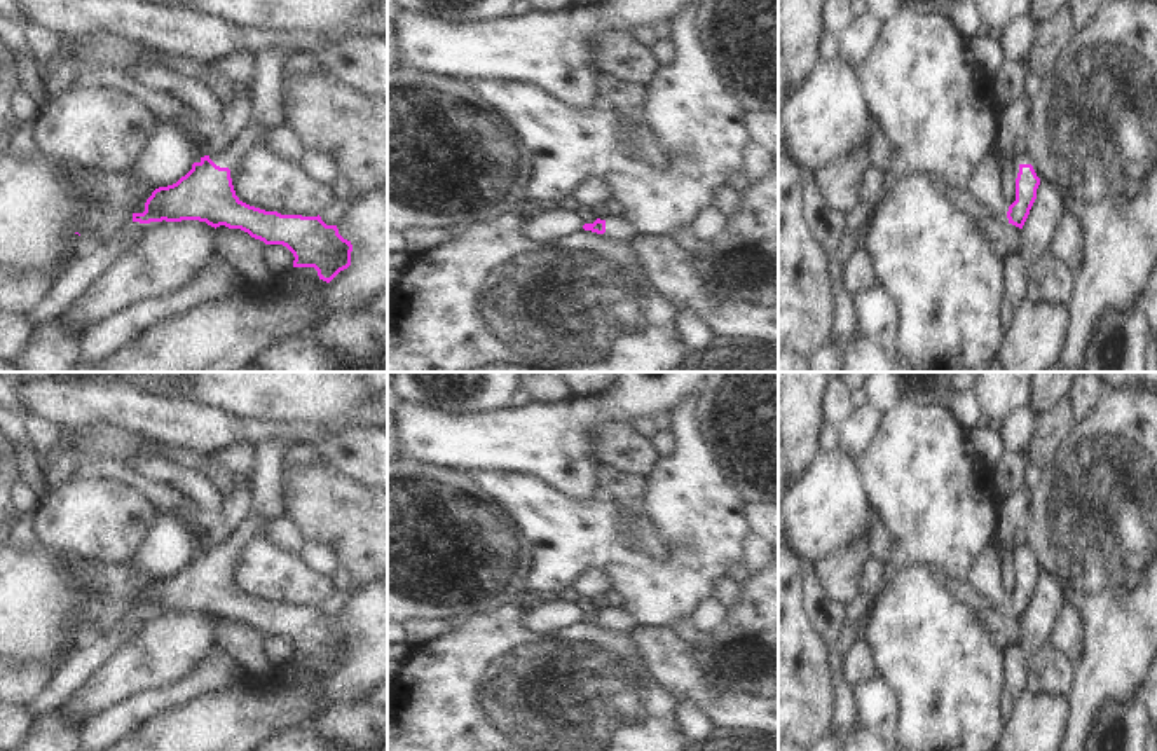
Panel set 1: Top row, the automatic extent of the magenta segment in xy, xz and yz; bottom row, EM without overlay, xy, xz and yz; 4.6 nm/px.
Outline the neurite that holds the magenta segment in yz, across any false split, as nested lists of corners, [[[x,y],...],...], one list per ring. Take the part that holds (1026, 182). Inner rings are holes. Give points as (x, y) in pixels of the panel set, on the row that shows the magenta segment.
[[[1024,148],[1016,154],[1016,162],[1019,164],[1019,173],[1016,178],[1016,201],[1009,206],[1007,218],[1009,224],[1023,229],[1037,199],[1040,178],[1030,164],[1030,154]]]

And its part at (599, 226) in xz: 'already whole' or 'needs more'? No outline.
needs more

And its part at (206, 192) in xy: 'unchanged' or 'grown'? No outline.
grown

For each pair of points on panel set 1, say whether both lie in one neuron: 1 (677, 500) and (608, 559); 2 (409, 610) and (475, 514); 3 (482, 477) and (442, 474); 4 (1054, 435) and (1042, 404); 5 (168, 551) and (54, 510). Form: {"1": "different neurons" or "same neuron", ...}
{"1": "same neuron", "2": "same neuron", "3": "different neurons", "4": "different neurons", "5": "same neuron"}

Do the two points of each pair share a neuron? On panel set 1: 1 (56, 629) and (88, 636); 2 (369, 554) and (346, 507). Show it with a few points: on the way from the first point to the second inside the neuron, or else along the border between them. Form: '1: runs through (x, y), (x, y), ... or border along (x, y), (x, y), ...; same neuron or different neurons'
1: runs through (63, 634), (81, 636); same neuron
2: runs through (369, 542), (369, 535), (353, 519); same neuron

